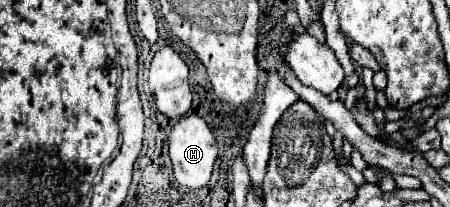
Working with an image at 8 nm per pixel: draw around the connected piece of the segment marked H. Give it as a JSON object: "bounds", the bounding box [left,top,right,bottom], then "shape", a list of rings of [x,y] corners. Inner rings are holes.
{"bounds":[162,113,218,187],"shape":[[[192,113],[192,115],[180,117],[170,127],[166,143],[162,143],[162,147],[166,147],[168,153],[170,153],[170,161],[172,161],[172,167],[174,167],[174,179],[180,185],[184,185],[184,187],[204,187],[204,185],[208,185],[214,161],[218,157],[218,147],[216,147],[216,139],[214,139],[208,123],[200,115]]]}

